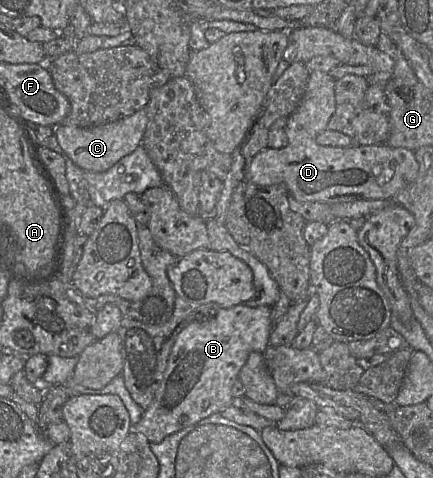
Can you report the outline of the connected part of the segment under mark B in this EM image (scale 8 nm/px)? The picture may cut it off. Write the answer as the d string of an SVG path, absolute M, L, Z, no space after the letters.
M239 304L231 308L220 308L212 317L190 322L177 336L170 352L164 377L150 405L143 411L141 420L132 427L146 436L150 443L160 443L165 437L201 419L220 413L233 402L232 387L239 379L239 373L252 352L264 353L274 324L271 307L249 307Z

